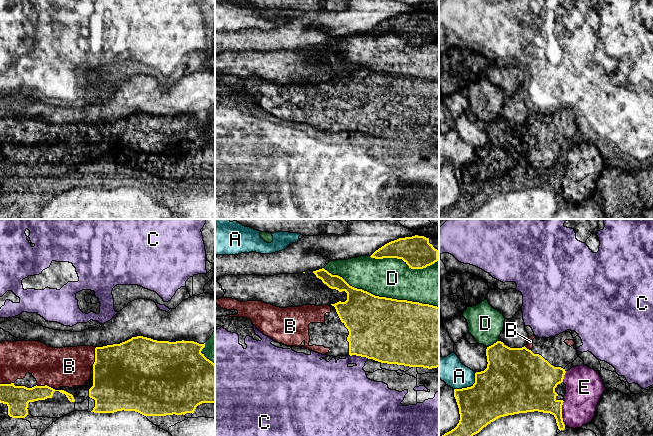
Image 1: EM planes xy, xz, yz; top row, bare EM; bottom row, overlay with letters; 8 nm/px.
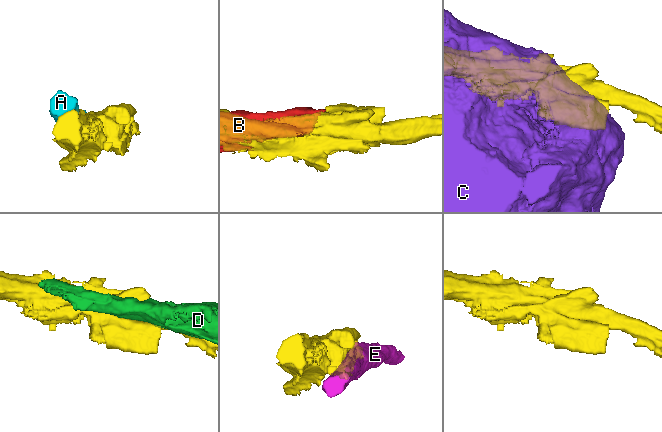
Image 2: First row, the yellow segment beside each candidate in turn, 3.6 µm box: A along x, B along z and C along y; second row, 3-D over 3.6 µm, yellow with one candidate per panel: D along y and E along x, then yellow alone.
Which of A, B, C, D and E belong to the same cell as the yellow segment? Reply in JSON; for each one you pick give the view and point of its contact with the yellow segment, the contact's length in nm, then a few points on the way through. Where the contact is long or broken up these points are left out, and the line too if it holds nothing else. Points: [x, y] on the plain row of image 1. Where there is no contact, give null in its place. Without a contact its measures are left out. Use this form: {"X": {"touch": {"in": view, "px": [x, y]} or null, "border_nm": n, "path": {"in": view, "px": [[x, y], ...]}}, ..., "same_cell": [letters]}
{"same_cell": []}

